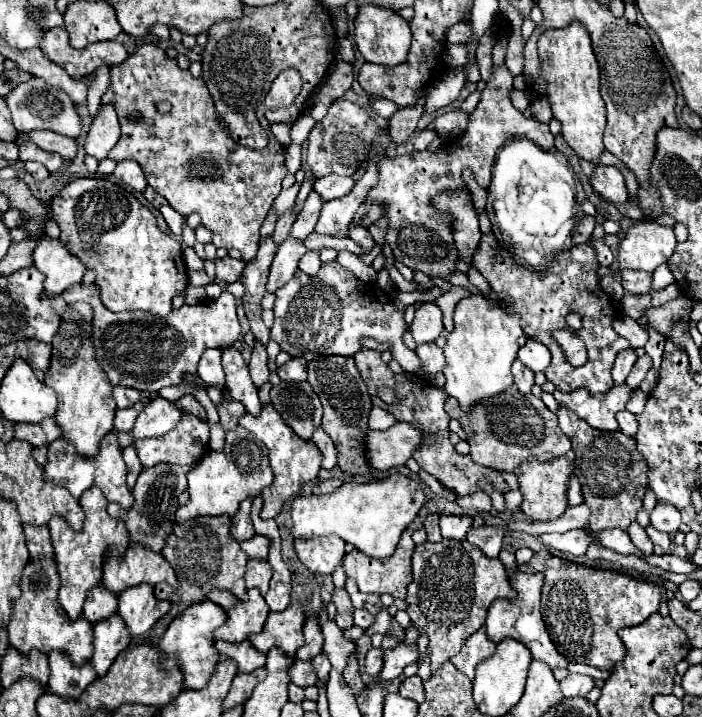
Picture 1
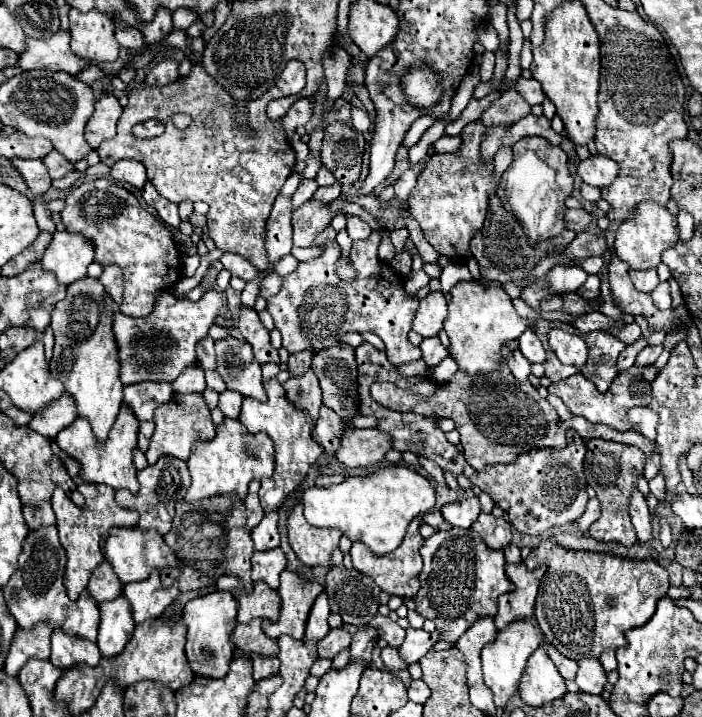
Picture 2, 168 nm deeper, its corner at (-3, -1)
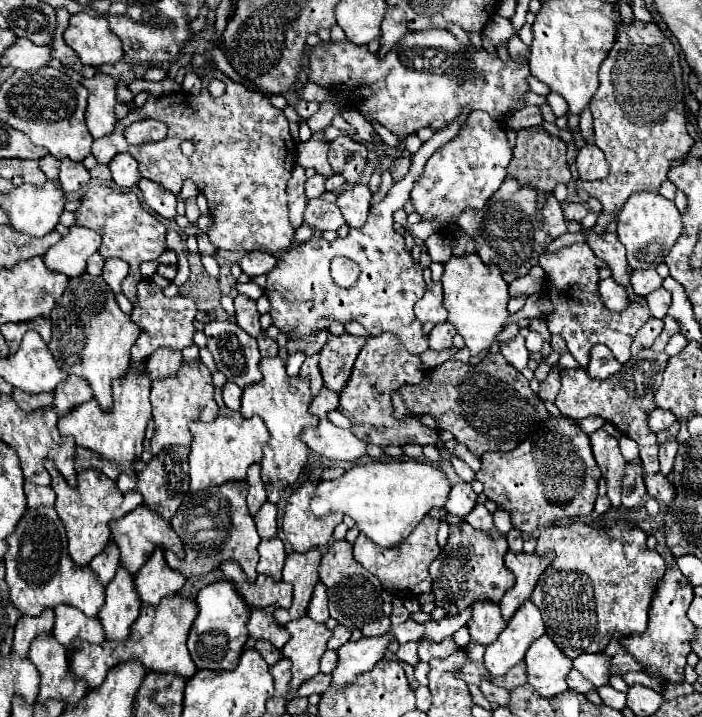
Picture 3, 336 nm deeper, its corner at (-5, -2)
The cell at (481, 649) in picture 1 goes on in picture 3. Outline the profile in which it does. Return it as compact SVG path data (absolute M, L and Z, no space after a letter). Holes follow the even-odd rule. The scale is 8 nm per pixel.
M477 602L477 606L473 606L473 616L467 622L471 640L479 642L479 644L491 644L507 626L507 622L503 620L499 606L495 602Z

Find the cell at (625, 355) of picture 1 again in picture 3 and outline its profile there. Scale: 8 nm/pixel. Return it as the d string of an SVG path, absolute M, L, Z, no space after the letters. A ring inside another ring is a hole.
M649 318L649 322L637 332L637 336L633 340L633 346L631 346L631 354L637 354L643 348L651 348L651 344L661 334L661 330L663 330L663 320Z

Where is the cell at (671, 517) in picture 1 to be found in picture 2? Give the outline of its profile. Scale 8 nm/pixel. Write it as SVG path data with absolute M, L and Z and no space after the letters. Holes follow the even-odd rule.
M657 475L657 477L649 483L649 489L651 489L651 493L657 497L659 503L667 501L667 489L665 489L665 481L663 481L661 475Z

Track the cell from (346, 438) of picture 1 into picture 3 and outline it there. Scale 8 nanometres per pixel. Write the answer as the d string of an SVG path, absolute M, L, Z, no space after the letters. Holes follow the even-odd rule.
M351 334L329 336L327 344L319 352L321 356L319 366L321 366L321 374L327 388L331 388L333 392L341 392L341 388L349 380L355 358L365 346L365 342L367 338L363 336L351 336Z

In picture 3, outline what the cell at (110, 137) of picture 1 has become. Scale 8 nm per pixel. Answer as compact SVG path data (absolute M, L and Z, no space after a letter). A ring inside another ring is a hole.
M95 74L91 80L81 80L81 84L89 90L89 104L87 104L87 128L91 136L103 138L113 132L115 128L115 80L109 74Z

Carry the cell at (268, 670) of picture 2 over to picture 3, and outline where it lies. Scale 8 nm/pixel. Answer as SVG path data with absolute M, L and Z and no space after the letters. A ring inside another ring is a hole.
M257 640L257 642L255 642L255 650L263 656L263 660L265 660L269 666L273 666L273 664L281 658L281 652L279 652L271 642L265 642L265 640Z

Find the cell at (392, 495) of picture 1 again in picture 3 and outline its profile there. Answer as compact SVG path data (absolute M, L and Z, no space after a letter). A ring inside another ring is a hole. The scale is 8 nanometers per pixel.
M373 460L373 462L351 466L337 480L319 482L317 492L311 498L311 512L315 516L325 516L329 512L343 512L343 514L351 516L355 520L355 524L359 526L359 530L365 536L369 536L375 544L379 544L383 548L393 548L393 546L401 544L411 534L411 530L423 520L423 516L431 508L445 506L449 490L451 490L451 484L449 484L445 472L437 466L433 466L431 462L423 462L423 460L405 460L405 462L403 460Z

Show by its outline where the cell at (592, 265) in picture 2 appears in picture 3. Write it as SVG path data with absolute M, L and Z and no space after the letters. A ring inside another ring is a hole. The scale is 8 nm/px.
M581 242L567 246L555 254L541 254L539 266L545 270L551 288L555 288L555 300L551 300L553 310L545 316L549 332L559 334L569 352L575 356L579 366L589 364L589 350L595 344L605 344L613 356L625 364L631 358L631 342L639 328L651 318L649 306L645 300L641 302L629 302L629 306L623 312L611 312L599 294L599 274L597 274L597 258L593 250Z

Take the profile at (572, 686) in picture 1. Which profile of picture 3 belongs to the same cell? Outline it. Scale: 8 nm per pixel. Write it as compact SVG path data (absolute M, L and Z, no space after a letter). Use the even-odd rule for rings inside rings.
M605 652L601 654L581 654L573 660L573 668L579 670L585 678L589 678L597 688L607 684L609 680L609 658Z

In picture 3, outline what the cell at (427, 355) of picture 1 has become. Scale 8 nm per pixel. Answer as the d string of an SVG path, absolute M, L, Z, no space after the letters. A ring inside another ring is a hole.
M443 322L443 324L437 324L431 332L429 332L429 348L431 350L445 350L445 348L451 348L451 340L455 336L455 330L449 322Z

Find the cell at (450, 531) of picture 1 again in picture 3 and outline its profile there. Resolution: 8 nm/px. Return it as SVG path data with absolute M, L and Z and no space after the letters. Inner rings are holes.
M457 482L451 492L449 492L449 500L445 504L445 510L449 514L459 516L461 520L465 520L465 516L469 514L469 510L473 510L473 506L477 504L477 494L473 492L471 484L467 482Z

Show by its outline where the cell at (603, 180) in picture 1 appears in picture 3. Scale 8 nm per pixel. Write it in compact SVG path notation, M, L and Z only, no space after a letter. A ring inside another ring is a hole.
M585 144L577 152L577 170L581 180L601 180L609 174L609 164L595 144Z

